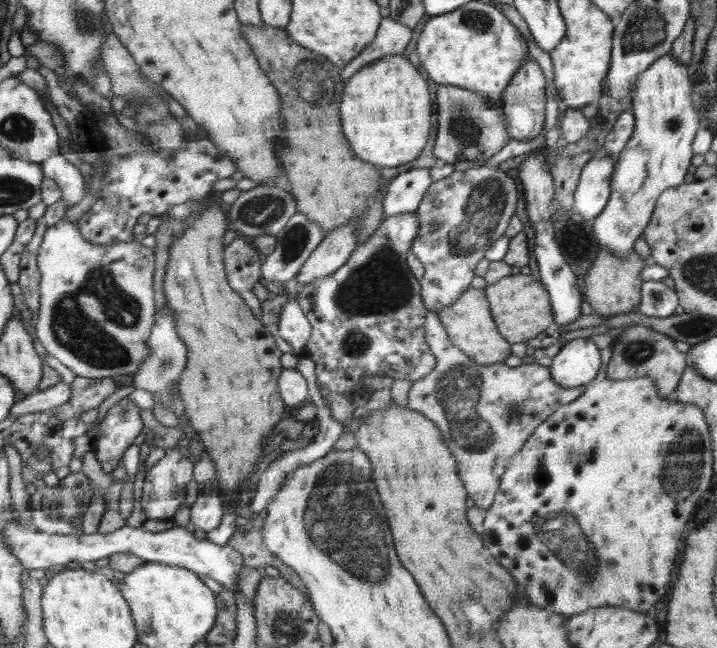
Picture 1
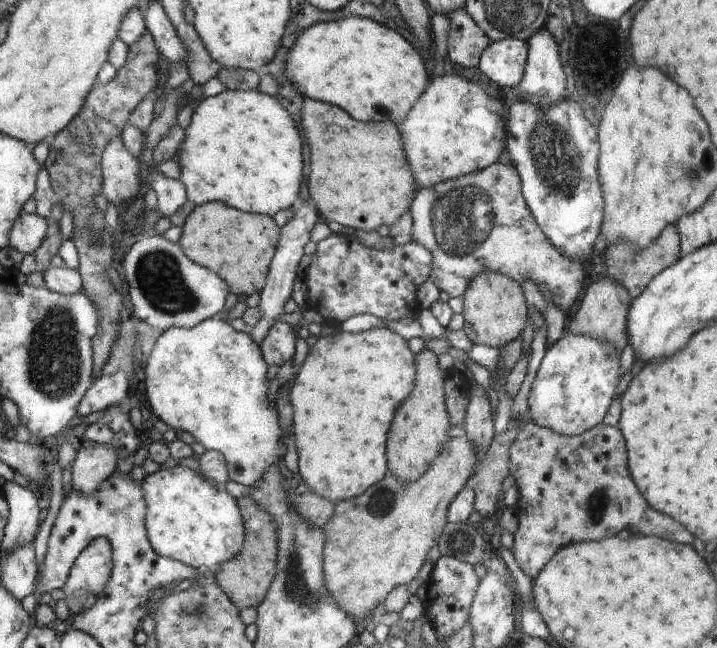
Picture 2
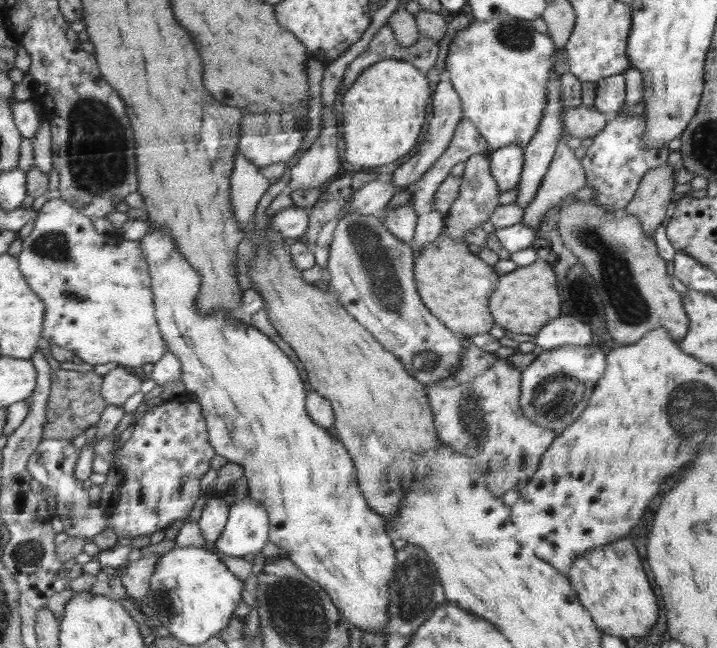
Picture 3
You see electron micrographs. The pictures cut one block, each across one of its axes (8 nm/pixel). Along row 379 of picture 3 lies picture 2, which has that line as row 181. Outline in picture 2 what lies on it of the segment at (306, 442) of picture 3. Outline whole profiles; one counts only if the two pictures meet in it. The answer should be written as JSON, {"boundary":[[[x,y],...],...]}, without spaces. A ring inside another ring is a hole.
{"boundary":[[[224,89],[220,94],[199,102],[185,131],[177,158],[182,169],[179,179],[185,186],[187,200],[194,202],[195,206],[220,201],[245,213],[273,217],[278,210],[292,206],[298,198],[302,184],[302,142],[292,124],[291,114],[275,97],[258,89]]]}

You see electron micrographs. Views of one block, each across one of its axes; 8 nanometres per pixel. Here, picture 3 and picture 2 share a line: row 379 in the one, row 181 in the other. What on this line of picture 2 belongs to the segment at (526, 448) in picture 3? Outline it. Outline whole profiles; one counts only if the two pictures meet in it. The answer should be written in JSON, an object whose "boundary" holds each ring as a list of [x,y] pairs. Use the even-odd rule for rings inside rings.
{"boundary":[[[511,162],[494,163],[483,171],[444,180],[443,183],[435,184],[432,188],[422,188],[418,190],[410,208],[413,241],[424,245],[424,248],[432,253],[434,262],[430,282],[437,284],[439,289],[446,292],[450,298],[464,296],[476,276],[482,275],[483,272],[498,272],[512,277],[512,280],[519,281],[521,285],[524,284],[524,280],[532,280],[537,287],[544,284],[551,292],[554,304],[568,314],[568,308],[574,302],[578,302],[576,298],[578,294],[582,294],[580,292],[584,282],[582,264],[585,262],[569,260],[559,252],[532,216],[522,190],[519,171]]]}

